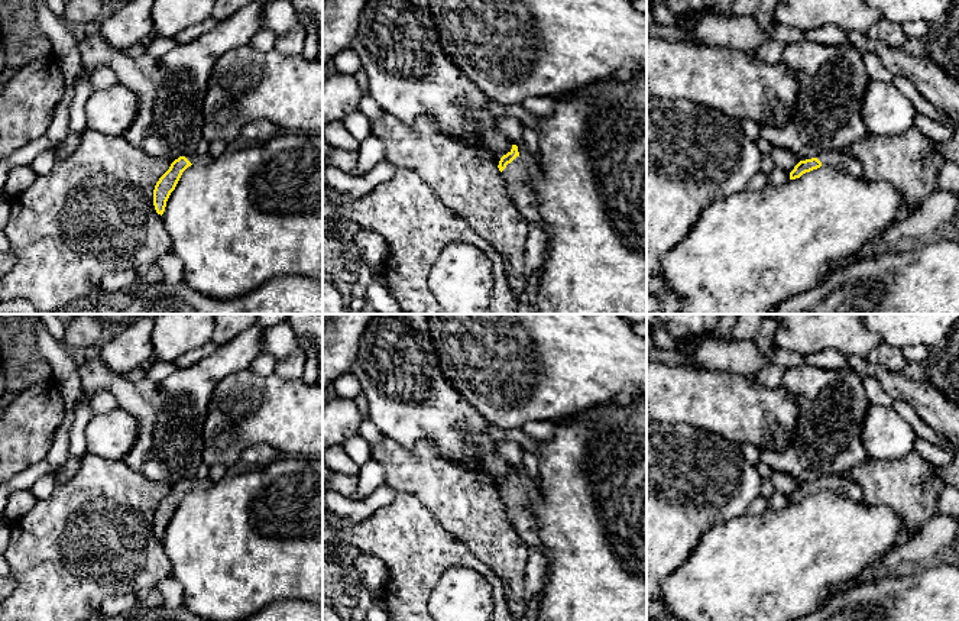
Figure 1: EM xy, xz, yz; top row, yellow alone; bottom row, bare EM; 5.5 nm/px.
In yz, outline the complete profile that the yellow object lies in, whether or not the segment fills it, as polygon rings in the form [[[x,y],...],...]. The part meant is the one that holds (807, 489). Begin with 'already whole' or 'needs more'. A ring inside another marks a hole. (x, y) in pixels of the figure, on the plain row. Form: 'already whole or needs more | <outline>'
needs more | [[[836,473],[823,476],[811,483],[800,485],[790,497],[790,504],[800,502],[803,498],[820,491],[833,491],[852,502],[861,502],[864,498],[864,492],[858,483],[849,481],[843,473]]]

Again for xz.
needs more | [[[512,469],[512,473],[500,482],[498,492],[505,504],[509,523],[518,536],[531,547],[542,549],[534,517],[537,497],[529,485],[519,479],[516,469]]]

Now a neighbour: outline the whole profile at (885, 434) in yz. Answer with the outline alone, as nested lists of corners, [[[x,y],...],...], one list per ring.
[[[871,404],[862,423],[862,444],[871,459],[898,459],[913,452],[917,439],[911,424],[892,407]]]

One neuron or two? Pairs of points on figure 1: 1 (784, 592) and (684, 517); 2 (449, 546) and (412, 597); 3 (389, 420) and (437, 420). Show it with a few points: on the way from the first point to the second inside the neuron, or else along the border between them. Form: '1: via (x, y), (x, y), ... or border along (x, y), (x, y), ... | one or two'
1: border along (735, 517), (708, 527), (690, 553) | two
2: via (436, 559), (412, 584) | one
3: via (401, 414), (425, 414) | one

